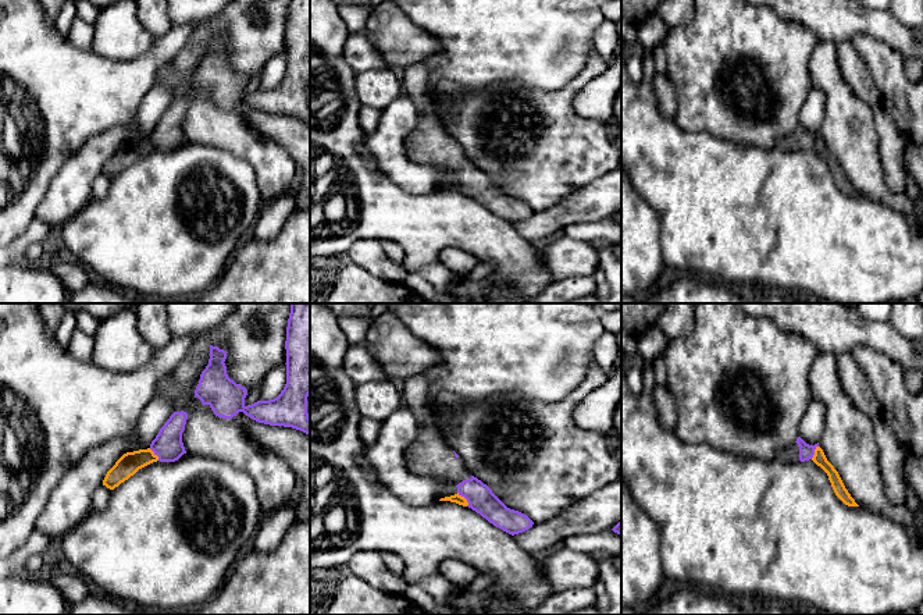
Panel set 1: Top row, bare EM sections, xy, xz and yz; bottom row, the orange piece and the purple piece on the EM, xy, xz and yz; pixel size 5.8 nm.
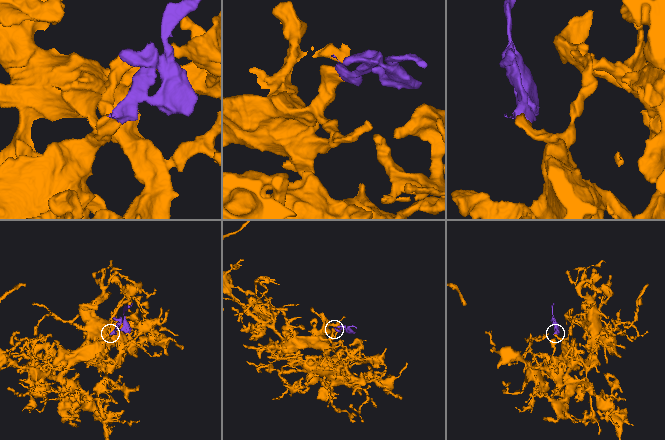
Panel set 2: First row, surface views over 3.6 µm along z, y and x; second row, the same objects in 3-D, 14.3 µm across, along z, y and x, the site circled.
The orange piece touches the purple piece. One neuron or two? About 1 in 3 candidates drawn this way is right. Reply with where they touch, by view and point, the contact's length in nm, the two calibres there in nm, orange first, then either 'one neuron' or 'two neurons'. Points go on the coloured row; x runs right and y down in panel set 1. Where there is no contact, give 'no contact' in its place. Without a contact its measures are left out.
meets orange in xz at (464, 498); contact 110 nm long; 50 nm thick on the orange side, 160 nm on the other; one neuron

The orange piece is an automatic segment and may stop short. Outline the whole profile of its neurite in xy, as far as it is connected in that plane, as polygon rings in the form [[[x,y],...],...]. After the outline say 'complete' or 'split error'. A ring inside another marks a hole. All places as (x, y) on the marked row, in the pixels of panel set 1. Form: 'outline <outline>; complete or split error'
outline [[[174,412],[147,449],[126,452],[115,462],[115,465],[107,472],[103,486],[114,490],[133,476],[139,469],[153,462],[178,461],[183,454],[186,454],[182,442],[186,419],[186,412]]]; split error

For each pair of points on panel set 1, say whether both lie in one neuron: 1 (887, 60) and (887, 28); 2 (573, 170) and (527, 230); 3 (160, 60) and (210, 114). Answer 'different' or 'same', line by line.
1: different
2: different
3: different

